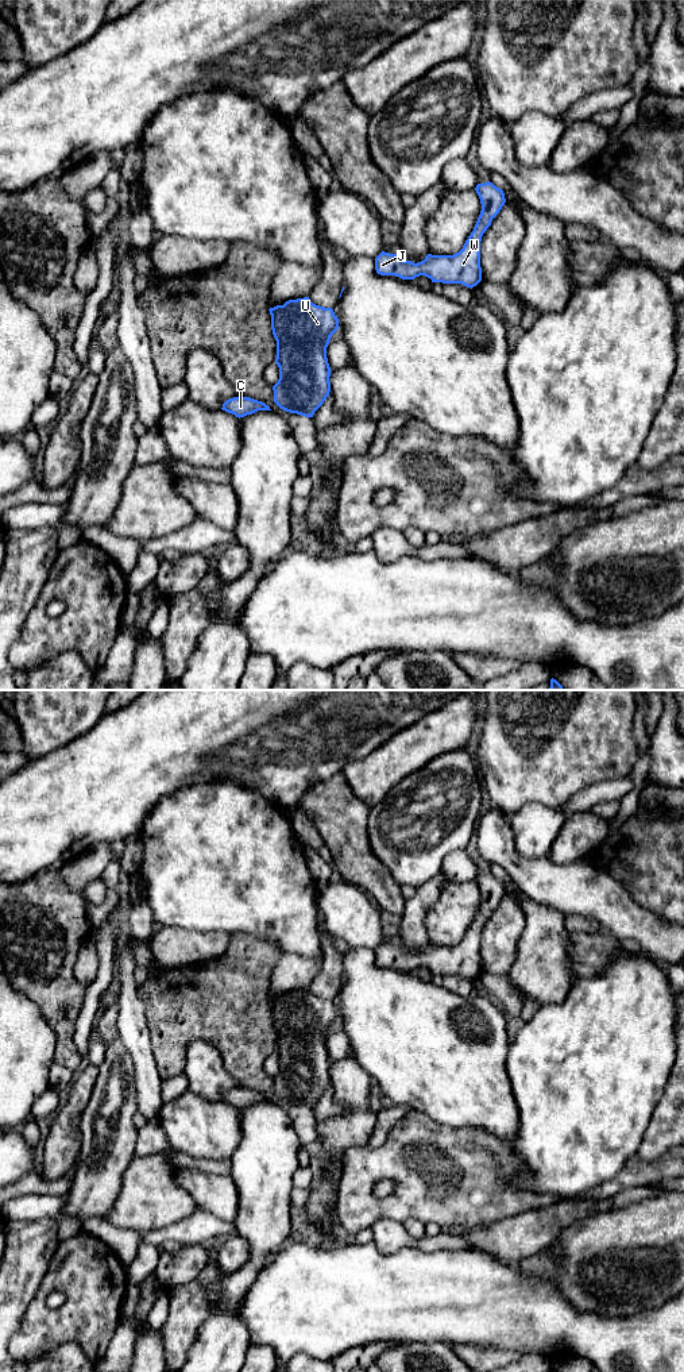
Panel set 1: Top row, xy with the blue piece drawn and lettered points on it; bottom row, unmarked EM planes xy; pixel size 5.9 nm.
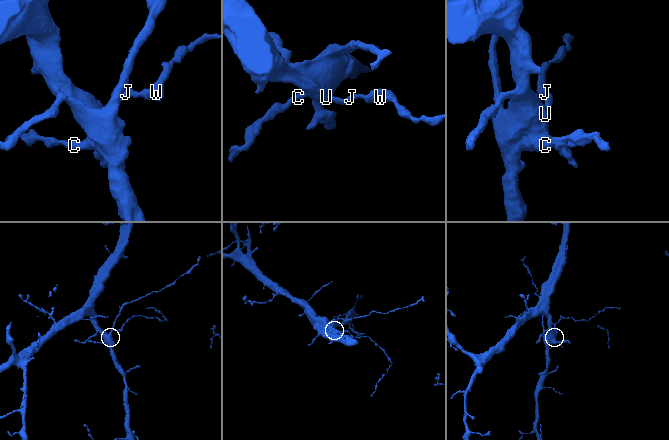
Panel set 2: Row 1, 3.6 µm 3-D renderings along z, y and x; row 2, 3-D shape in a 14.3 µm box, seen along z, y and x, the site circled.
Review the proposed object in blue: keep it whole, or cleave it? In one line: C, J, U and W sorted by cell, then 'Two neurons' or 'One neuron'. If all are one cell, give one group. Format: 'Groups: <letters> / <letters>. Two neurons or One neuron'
Groups: C J U W. One neuron

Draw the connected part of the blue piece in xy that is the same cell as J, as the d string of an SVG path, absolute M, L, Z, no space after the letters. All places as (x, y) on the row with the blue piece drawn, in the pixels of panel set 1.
M490 181L478 184L475 190L480 199L482 211L474 231L459 253L453 255L428 254L424 261L414 263L403 261L397 254L382 251L375 258L376 273L380 275L395 275L402 280L414 280L416 277L425 275L432 282L461 284L471 289L476 286L482 281L482 236L505 205L506 199L503 190Z

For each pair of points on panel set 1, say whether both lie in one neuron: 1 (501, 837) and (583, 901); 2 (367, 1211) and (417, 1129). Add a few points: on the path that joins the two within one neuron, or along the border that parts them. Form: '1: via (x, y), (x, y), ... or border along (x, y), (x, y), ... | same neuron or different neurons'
1: via (510, 862), (514, 867), (534, 878), (559, 886) | same neuron
2: via (366, 1191), (366, 1179), (397, 1148) | same neuron

